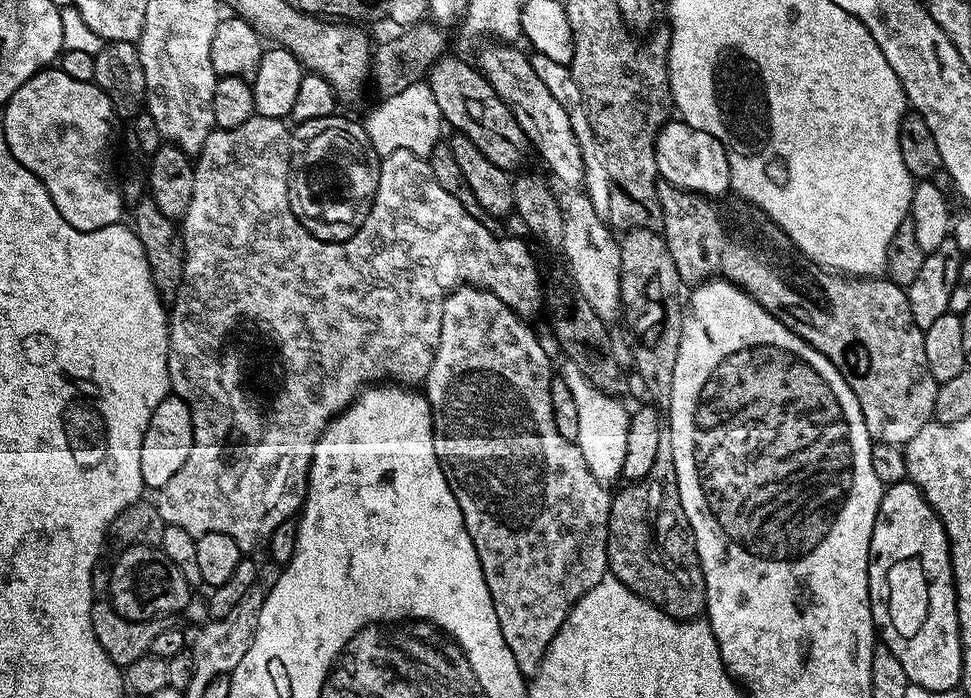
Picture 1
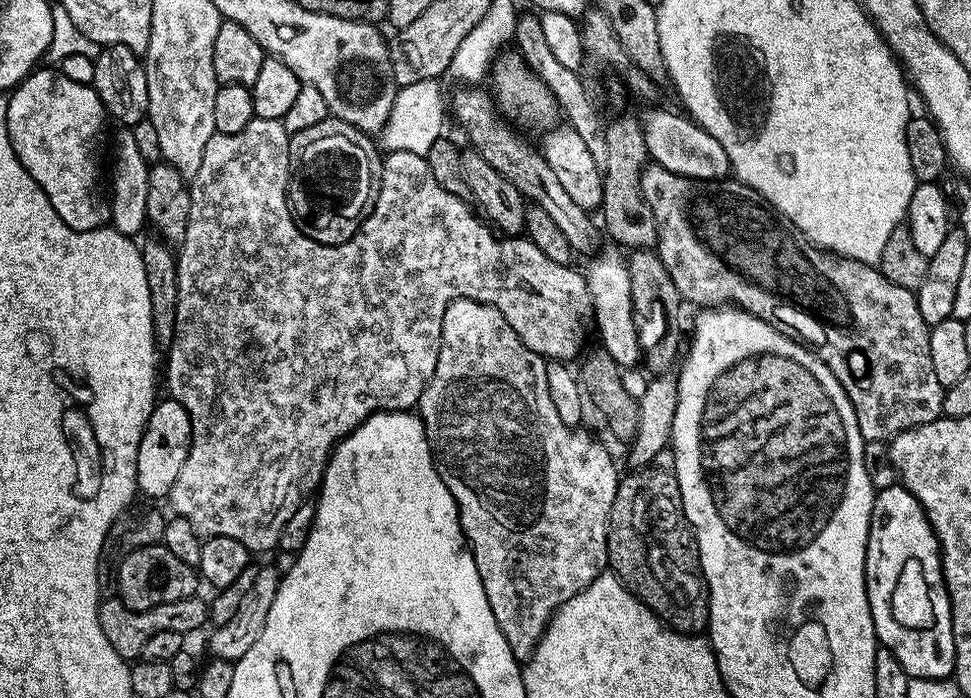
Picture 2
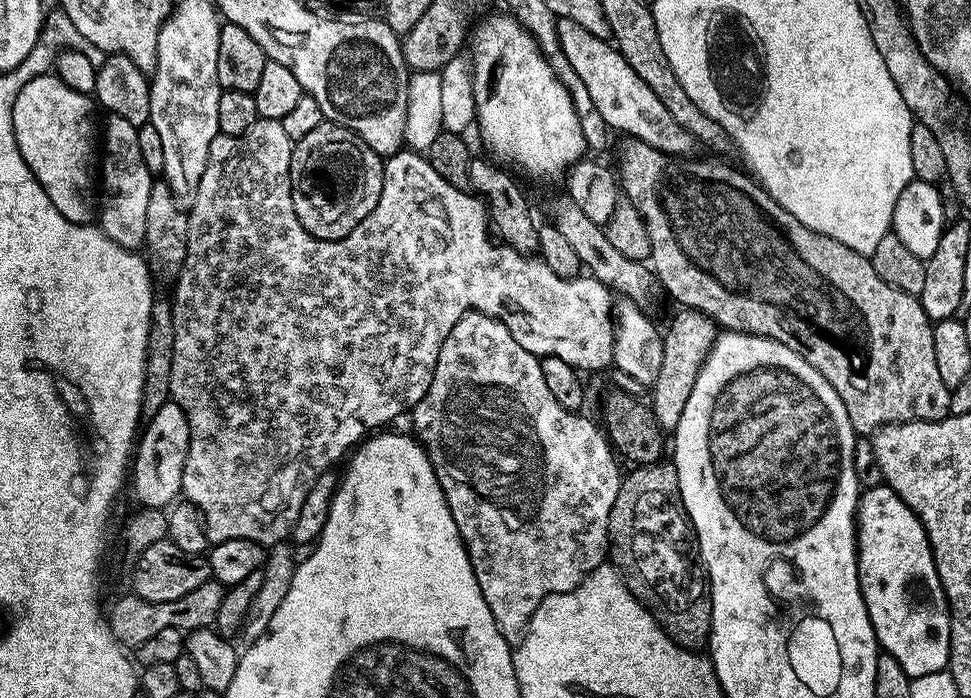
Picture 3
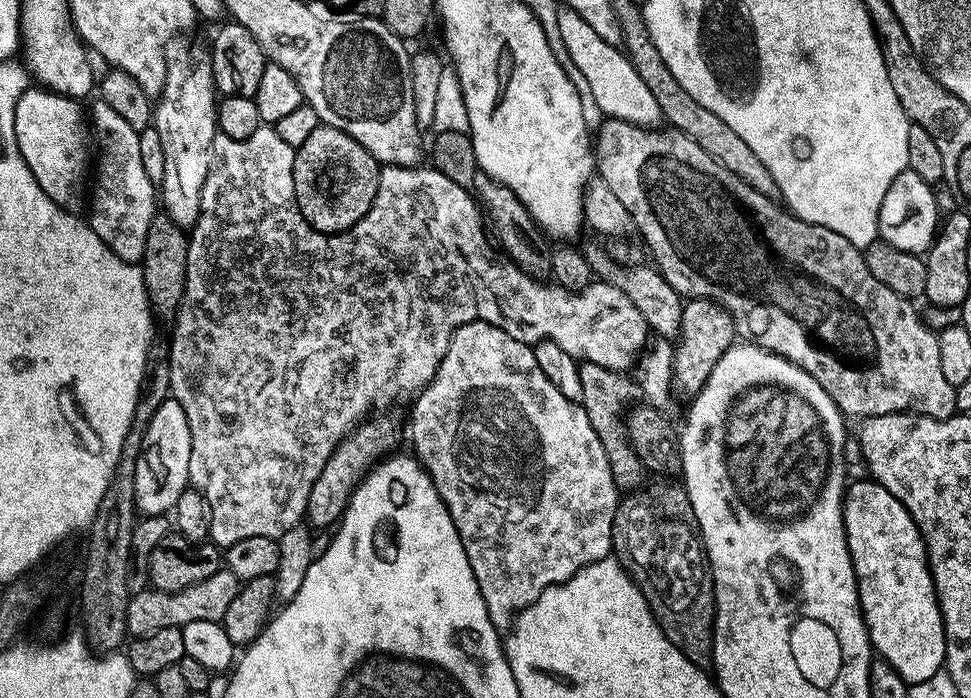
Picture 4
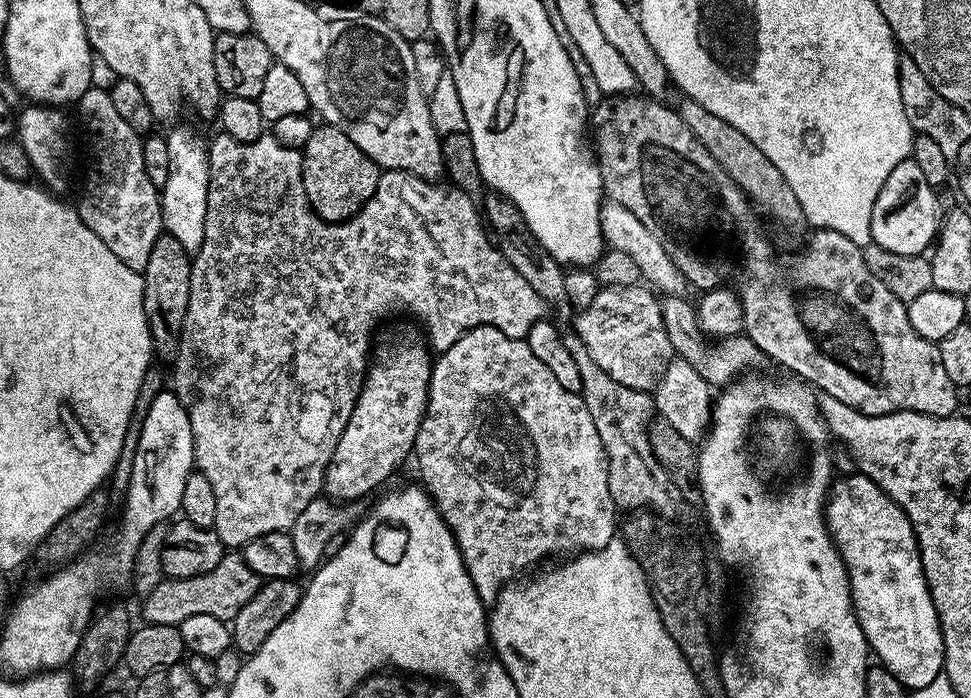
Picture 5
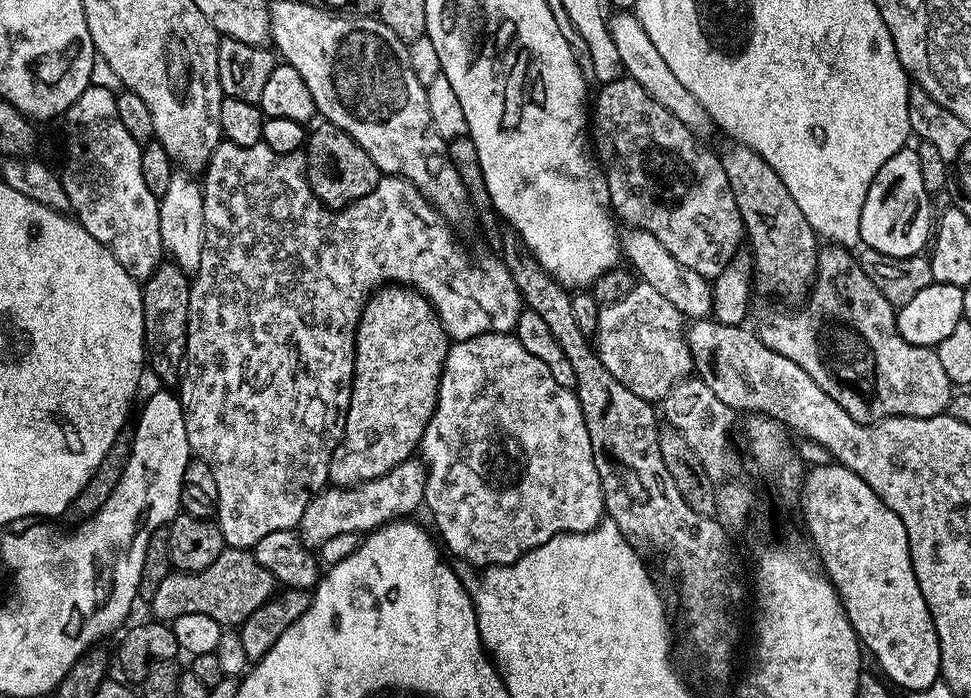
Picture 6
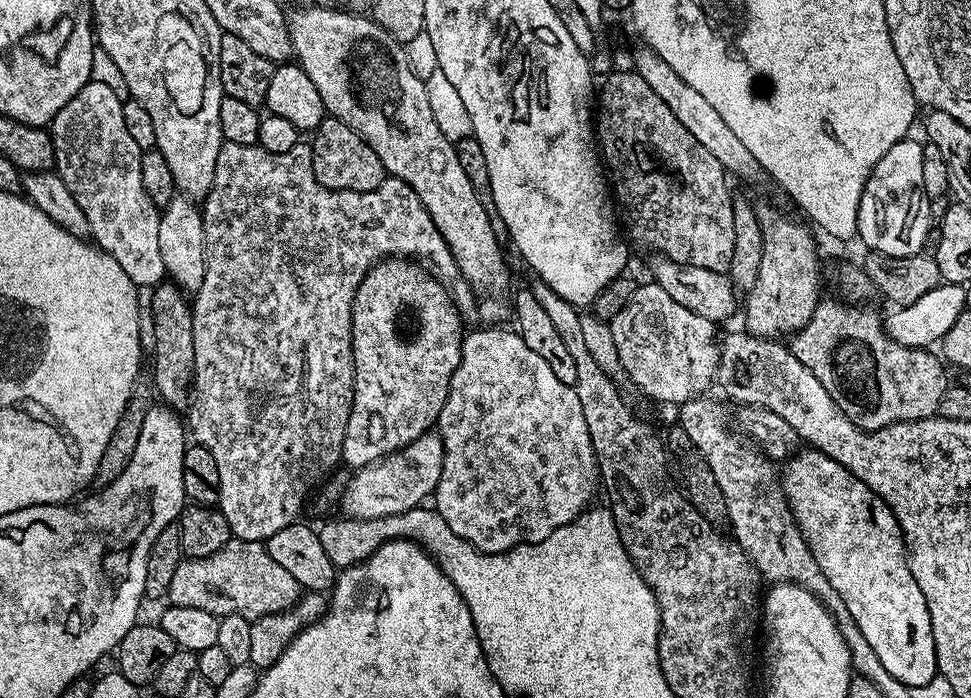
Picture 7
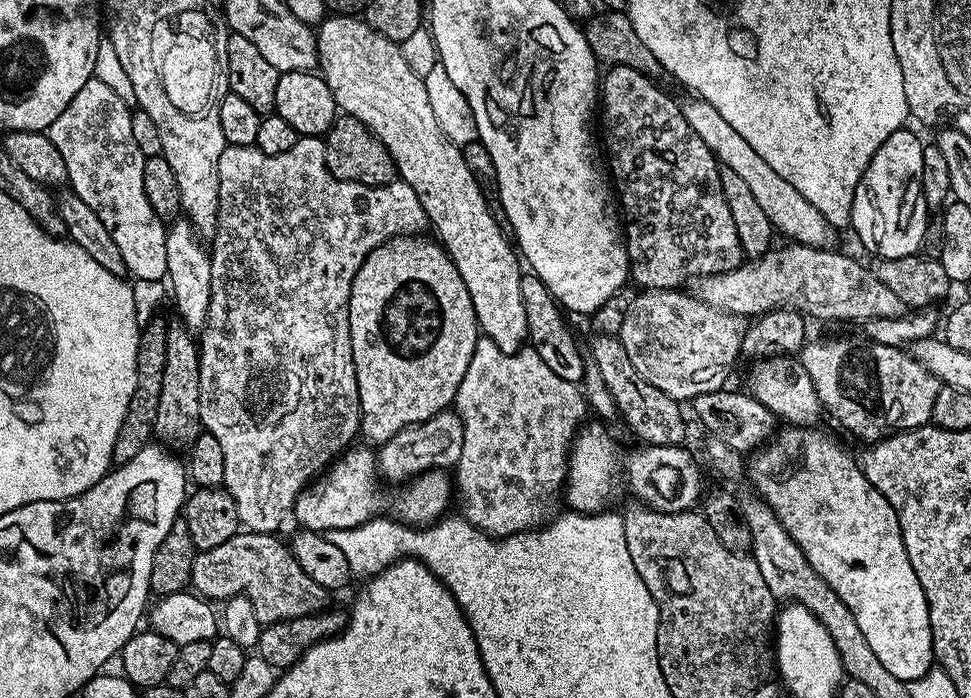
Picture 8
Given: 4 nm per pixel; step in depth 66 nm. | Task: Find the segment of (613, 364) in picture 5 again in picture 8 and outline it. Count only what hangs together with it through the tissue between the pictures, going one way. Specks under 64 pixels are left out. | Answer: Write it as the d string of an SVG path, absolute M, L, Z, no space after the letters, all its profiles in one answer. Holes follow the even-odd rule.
M658 288L644 290L637 295L626 311L619 337L622 346L626 346L626 354L634 370L638 370L638 374L642 374L642 378L646 378L650 386L658 386L662 394L677 402L691 402L696 395L710 394L711 391L723 389L729 383L728 375L731 374L736 359L742 356L745 331L741 317L706 306L695 295L688 293L687 296L684 290Z

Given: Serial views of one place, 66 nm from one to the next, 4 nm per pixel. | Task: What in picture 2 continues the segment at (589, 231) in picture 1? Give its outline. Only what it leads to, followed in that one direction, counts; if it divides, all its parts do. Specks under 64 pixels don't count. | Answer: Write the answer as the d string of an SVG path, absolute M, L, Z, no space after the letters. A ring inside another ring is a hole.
M619 251L604 252L593 255L586 267L588 293L592 296L592 310L594 313L594 328L600 331L603 351L616 359L621 366L632 366L641 359L638 342L638 330L635 329L632 317L630 274L625 257Z

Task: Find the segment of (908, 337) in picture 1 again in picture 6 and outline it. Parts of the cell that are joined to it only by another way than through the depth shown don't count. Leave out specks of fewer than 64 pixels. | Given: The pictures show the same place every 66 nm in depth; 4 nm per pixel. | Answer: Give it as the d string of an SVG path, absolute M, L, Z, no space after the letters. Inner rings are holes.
M621 78L600 84L598 90L600 93L594 96L596 109L593 107L590 112L590 136L594 141L595 155L608 180L615 215L623 223L625 220L625 225L645 228L654 234L654 238L658 238L658 242L662 242L662 246L666 246L682 266L690 266L690 270L698 270L698 274L709 278L722 274L736 256L746 233L720 156L703 148L697 136L682 126L670 110L658 106L658 102L654 102L638 82ZM825 243L816 260L814 283L803 301L804 308L797 312L768 312L757 324L754 331L758 339L778 354L795 362L854 418L863 424L875 424L891 416L917 416L930 418L947 413L948 404L954 395L954 385L946 378L942 362L938 362L935 347L911 345L902 338L896 328L897 309L866 278L859 259L849 249L838 244Z

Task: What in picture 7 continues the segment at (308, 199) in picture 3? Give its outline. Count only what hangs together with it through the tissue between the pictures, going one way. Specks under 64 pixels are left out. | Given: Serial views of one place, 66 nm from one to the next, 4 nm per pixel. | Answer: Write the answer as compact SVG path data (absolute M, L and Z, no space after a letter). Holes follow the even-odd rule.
M325 118L311 133L312 165L322 186L332 192L369 192L386 178L382 158L350 126L335 118Z

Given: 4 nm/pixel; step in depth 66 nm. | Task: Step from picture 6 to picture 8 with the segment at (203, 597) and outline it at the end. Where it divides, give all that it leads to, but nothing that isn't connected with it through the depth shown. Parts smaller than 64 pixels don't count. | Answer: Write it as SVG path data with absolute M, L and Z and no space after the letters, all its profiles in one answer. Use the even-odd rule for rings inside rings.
M241 530L234 538L214 546L214 550L197 551L192 560L190 584L209 602L225 602L232 596L245 596L253 603L261 626L315 616L325 611L329 589L318 586L302 566L292 557L291 549L270 532Z

